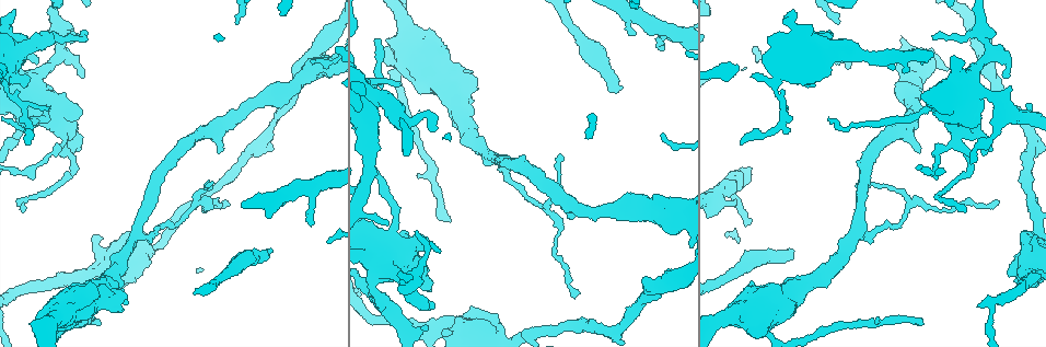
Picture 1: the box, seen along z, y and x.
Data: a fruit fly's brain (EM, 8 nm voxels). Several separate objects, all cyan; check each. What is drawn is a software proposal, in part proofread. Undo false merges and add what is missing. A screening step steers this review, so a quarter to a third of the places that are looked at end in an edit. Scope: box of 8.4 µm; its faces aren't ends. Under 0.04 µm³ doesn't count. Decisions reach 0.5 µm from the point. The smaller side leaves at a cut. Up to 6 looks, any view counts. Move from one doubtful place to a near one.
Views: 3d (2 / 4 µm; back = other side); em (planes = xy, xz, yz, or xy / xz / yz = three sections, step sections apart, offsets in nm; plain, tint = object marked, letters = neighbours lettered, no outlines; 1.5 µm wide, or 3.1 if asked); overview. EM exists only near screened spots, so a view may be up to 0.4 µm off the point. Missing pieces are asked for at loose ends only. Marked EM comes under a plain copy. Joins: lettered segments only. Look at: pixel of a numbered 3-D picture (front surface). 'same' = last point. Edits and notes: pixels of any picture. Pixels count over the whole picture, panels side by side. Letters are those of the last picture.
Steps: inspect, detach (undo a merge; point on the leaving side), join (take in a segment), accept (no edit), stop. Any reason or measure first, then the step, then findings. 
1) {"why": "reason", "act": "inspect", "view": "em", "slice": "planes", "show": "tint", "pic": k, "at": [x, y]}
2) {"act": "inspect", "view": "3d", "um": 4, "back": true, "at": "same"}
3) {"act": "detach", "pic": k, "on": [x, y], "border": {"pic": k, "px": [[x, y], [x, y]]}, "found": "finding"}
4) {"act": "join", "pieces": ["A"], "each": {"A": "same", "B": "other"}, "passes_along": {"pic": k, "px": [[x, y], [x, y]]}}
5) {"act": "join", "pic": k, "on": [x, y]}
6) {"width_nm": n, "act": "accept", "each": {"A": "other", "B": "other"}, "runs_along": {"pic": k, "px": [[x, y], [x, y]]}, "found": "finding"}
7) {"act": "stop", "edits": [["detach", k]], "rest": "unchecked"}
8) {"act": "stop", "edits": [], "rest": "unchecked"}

{"why": "an open end", "act": "inspect", "view": "em", "slice": "planes", "show": "letters", "pic": 1, "at": [49, 108]}

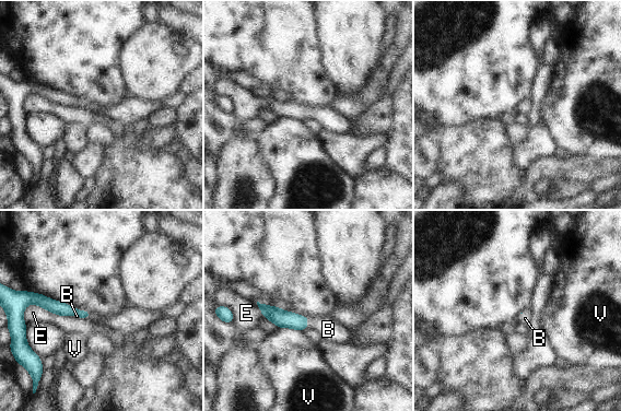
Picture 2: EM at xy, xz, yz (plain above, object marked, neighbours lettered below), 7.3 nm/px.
{"longest_contact_nm": ["E", 360], "act": "join", "pieces": ["B"], "each": {"B": "same", "E": "other", "V": "other"}, "found": "the neuron continues"}

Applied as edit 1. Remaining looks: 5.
{"why": "a fork", "act": "inspect", "view": "3d", "um": 2, "pic": 1, "at": [988, 55]}

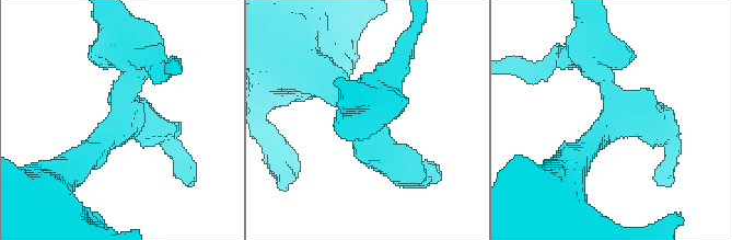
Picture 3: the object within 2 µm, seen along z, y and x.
{"why": "need the tissue", "act": "inspect", "view": "em", "slice": "xz", "step": 4, "show": "tint", "pic": 3, "at": [611, 118]}

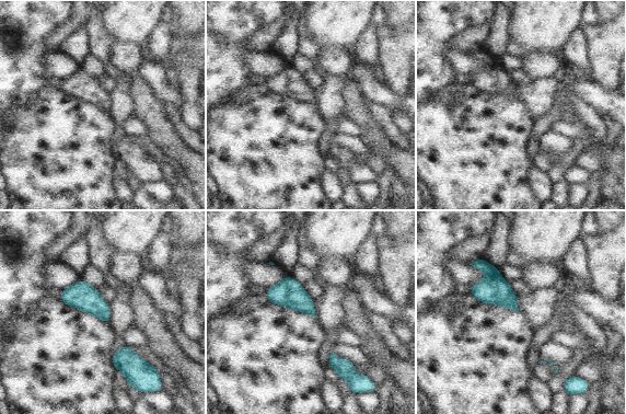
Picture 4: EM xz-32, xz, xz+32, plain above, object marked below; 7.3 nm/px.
{"why": "cut it another way", "act": "inspect", "view": "em", "slice": "planes", "show": "letters", "at": "same"}

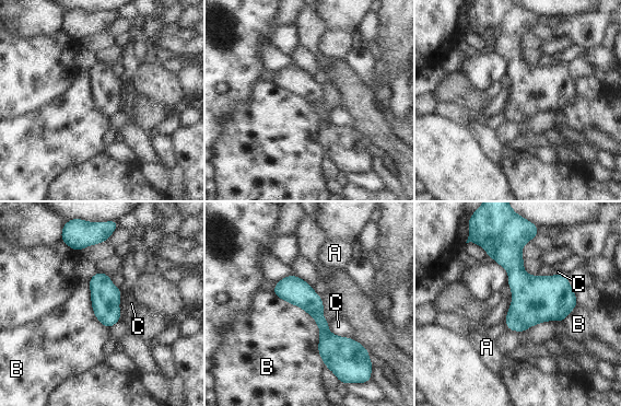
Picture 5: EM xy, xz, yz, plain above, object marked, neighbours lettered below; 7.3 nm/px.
{"width_nm": 170, "act": "accept", "each": {"A": "other", "B": "other", "C": "other"}, "runs_along": {"pic": 5, "px": [[285, 280], [316, 311], [335, 364]]}, "found": "one neuron here"}

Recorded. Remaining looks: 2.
{"why": "thin end", "act": "inspect", "view": "3d", "um": 2, "pic": 1, "at": [311, 223]}

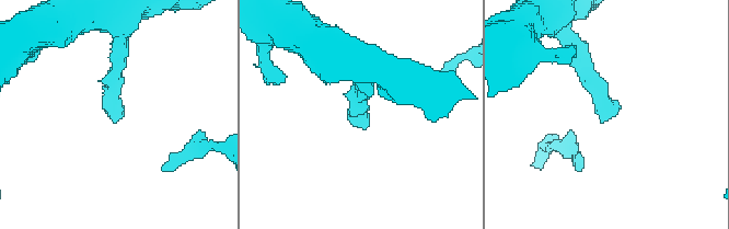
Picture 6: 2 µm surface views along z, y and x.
{"act": "inspect", "view": "em", "slice": "planes", "show": "letters", "pic": 6, "at": [357, 121]}

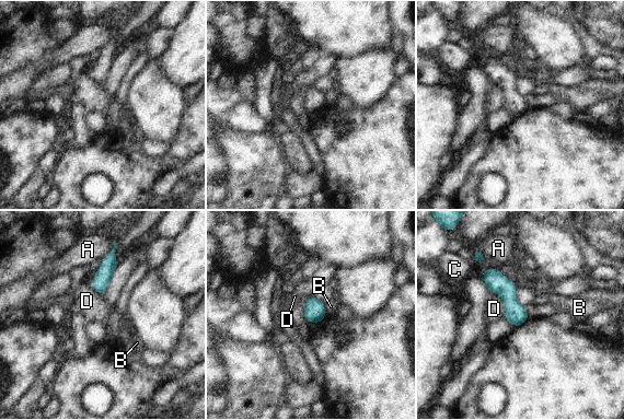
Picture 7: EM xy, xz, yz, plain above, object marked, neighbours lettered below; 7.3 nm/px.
{"width_nm": 160, "act": "accept", "each": {"A": "other", "B": "other", "C": "other", "D": "other"}, "border": {"pic": 7, "px": [[324, 302], [324, 313], [326, 315]]}, "found": "none of them fits"}

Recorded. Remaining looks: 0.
{"act": "stop", "edits": [["join", 2]], "rest": "unchecked"}

